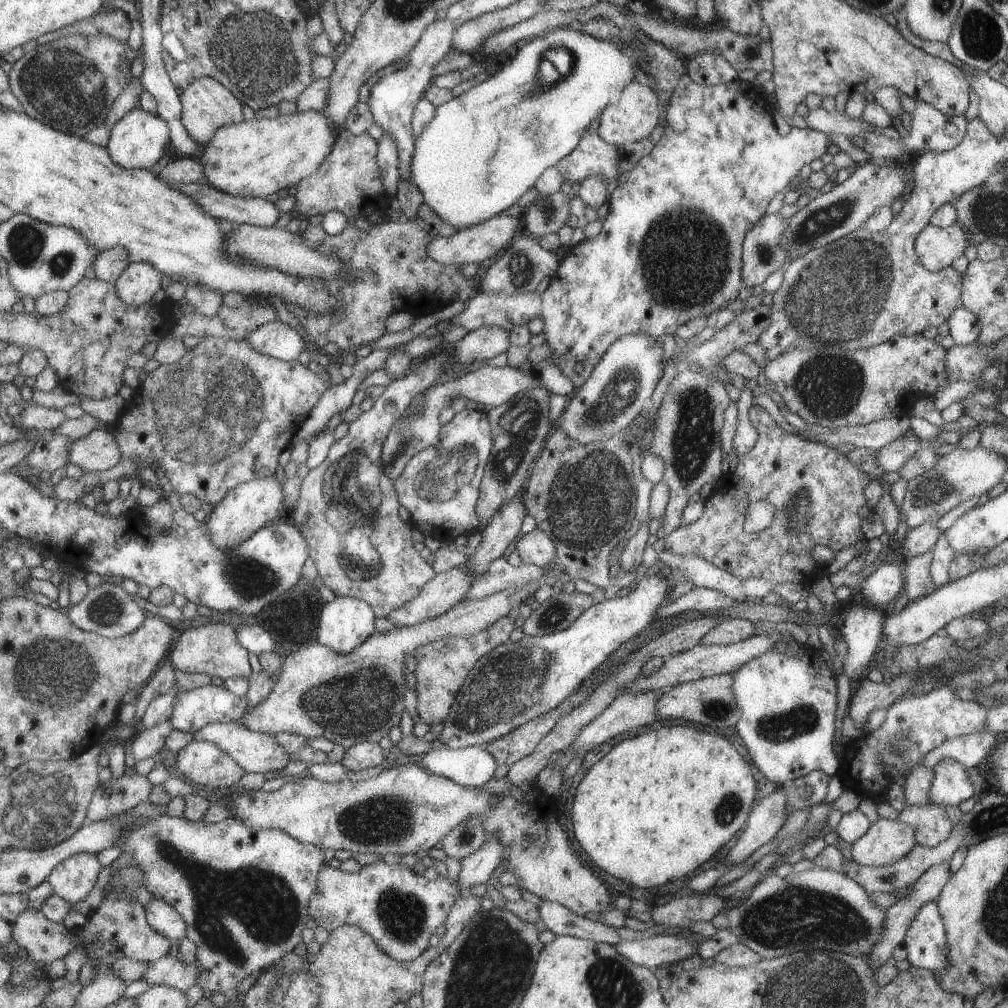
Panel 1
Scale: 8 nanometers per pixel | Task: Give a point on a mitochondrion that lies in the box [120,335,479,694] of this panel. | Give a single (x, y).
(177, 402)

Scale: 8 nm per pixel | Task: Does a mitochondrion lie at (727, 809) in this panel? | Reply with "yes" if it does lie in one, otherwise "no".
yes

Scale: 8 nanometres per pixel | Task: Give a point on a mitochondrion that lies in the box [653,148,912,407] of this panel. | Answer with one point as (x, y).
(840, 293)

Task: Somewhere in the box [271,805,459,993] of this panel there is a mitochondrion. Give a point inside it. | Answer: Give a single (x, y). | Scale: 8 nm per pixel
(402, 914)

